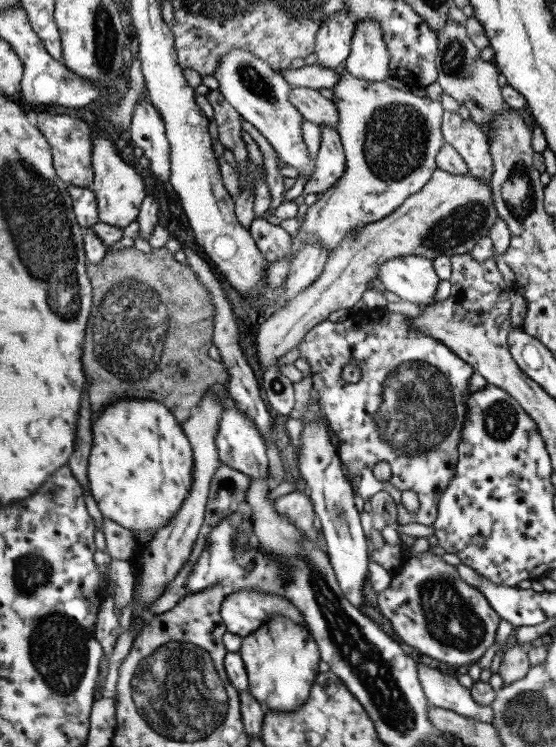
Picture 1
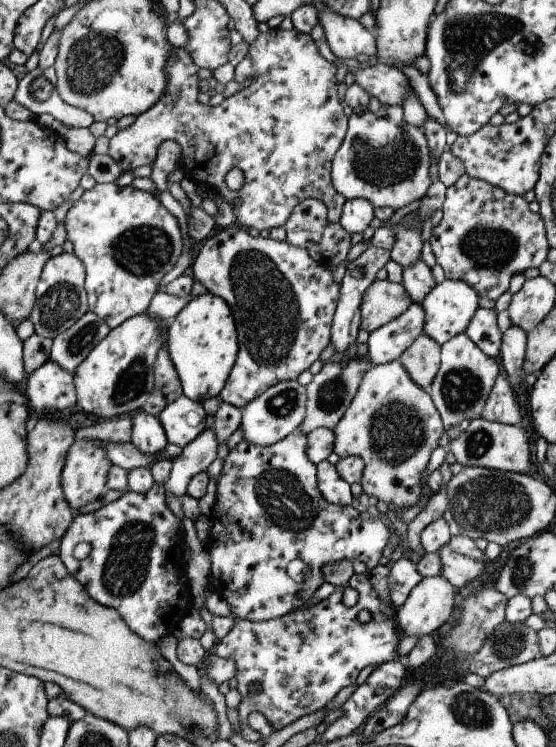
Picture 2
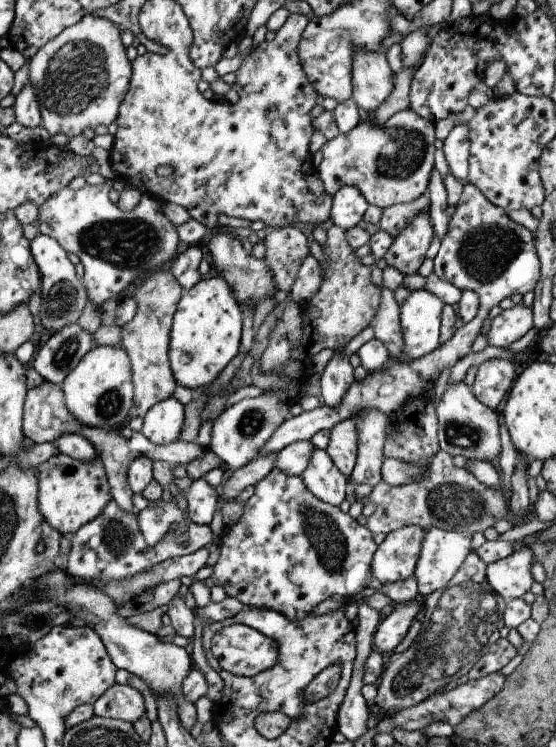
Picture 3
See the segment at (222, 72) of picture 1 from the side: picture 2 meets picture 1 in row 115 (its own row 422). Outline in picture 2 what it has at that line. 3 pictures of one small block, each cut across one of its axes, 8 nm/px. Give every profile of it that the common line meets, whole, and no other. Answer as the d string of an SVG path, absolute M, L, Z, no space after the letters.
M295 379L273 384L265 393L259 394L240 410L238 423L241 439L255 447L267 447L293 433L303 419L306 393Z

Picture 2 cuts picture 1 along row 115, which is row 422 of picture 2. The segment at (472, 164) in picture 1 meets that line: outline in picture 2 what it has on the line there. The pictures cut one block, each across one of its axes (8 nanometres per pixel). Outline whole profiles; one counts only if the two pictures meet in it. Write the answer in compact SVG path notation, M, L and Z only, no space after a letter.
M461 332L452 338L449 338L444 344L440 345L440 362L437 373L432 379L428 388L428 396L437 410L438 416L442 421L442 427L459 425L463 420L469 421L480 415L489 390L493 387L495 378L502 372L497 358L487 357L469 338Z

